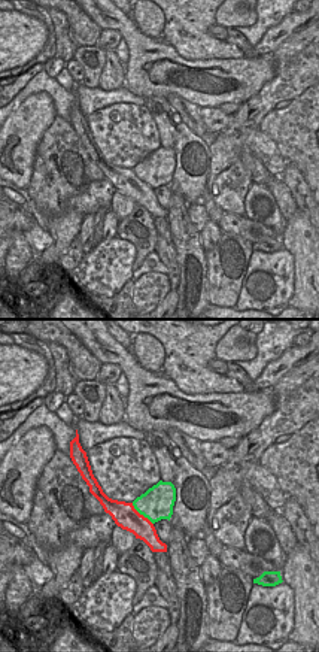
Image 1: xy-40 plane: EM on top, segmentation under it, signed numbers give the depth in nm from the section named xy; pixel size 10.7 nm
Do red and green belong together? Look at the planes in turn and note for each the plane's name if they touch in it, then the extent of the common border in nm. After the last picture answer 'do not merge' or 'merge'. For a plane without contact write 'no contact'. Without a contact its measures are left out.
contact in xy-40; length 340 nm

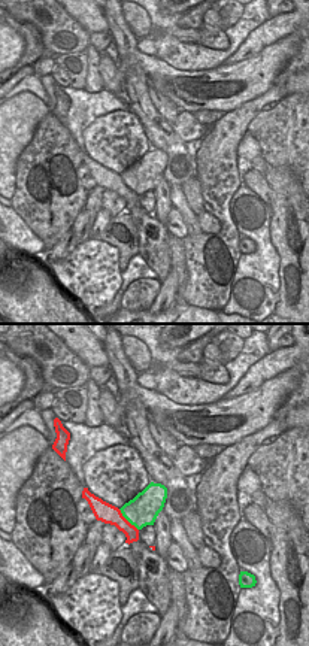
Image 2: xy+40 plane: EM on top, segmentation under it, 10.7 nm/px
contact in xy+40; length 320 nm

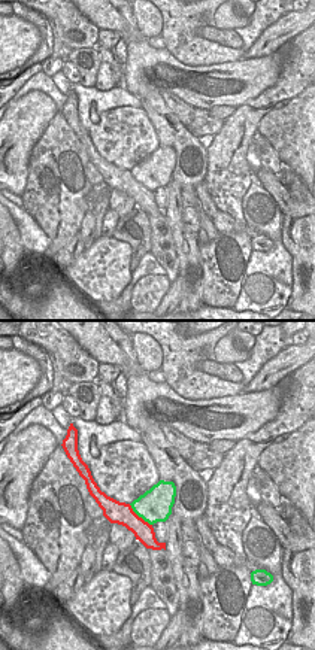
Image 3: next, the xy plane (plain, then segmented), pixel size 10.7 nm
contact in xy; length 340 nm

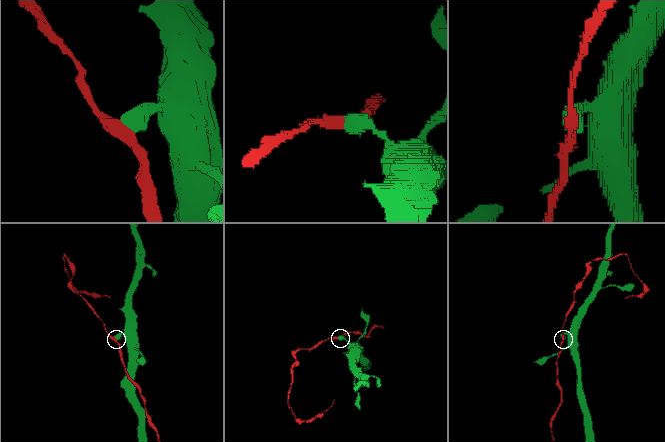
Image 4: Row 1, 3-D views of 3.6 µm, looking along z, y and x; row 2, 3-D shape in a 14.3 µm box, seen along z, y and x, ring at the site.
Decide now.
do not merge

